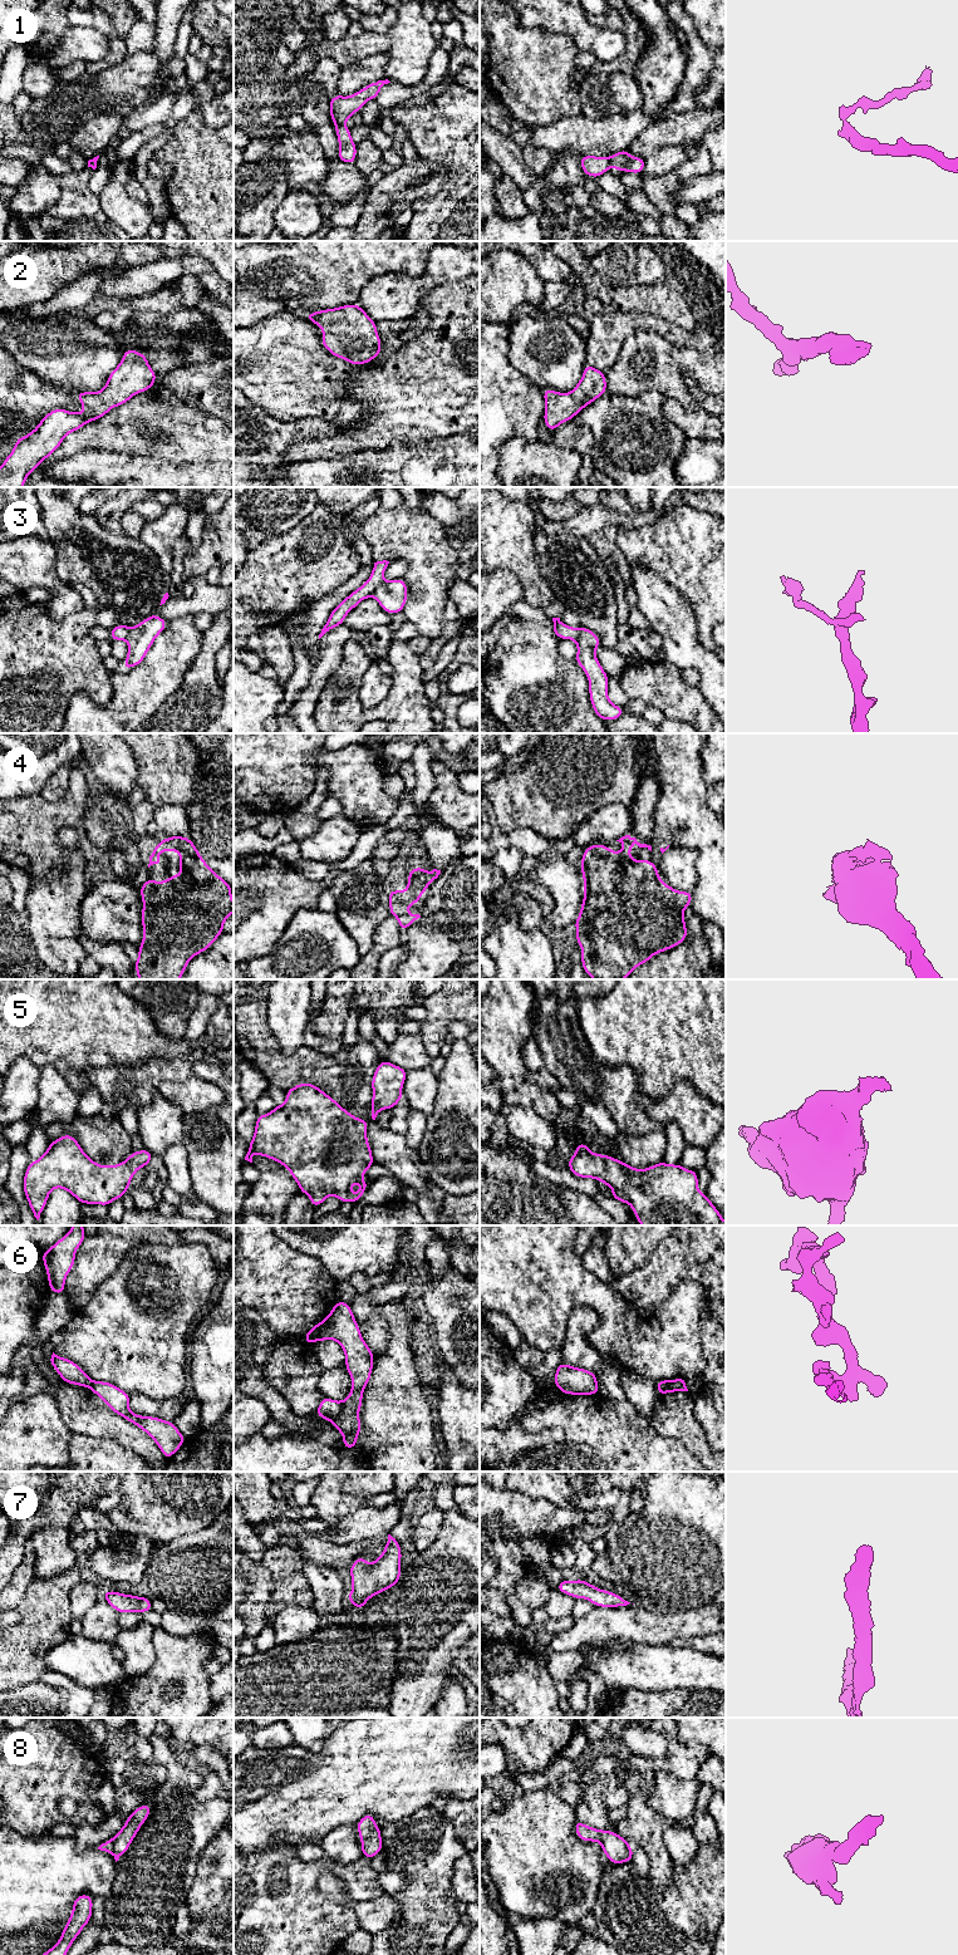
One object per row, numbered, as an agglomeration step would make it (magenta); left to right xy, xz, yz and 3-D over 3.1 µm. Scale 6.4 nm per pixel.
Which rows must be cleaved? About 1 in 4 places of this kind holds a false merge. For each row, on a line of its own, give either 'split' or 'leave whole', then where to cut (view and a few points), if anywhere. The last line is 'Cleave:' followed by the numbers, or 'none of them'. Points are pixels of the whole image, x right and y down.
1: split; cut xz (343, 123), (335, 126)
2: leave whole; cut none
3: split; cut xz (384, 581), (371, 595)
4: leave whole; cut none
5: leave whole; cut none
6: split; cut xz (342, 1403), (340, 1411), (332, 1420)
7: leave whole; cut none
8: leave whole; cut none
Cleave: 1, 3, 6

